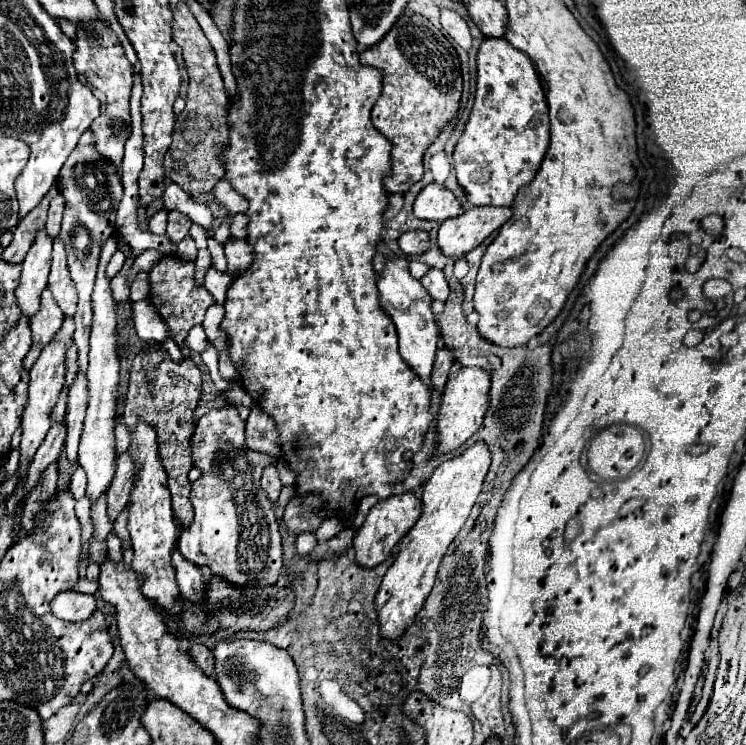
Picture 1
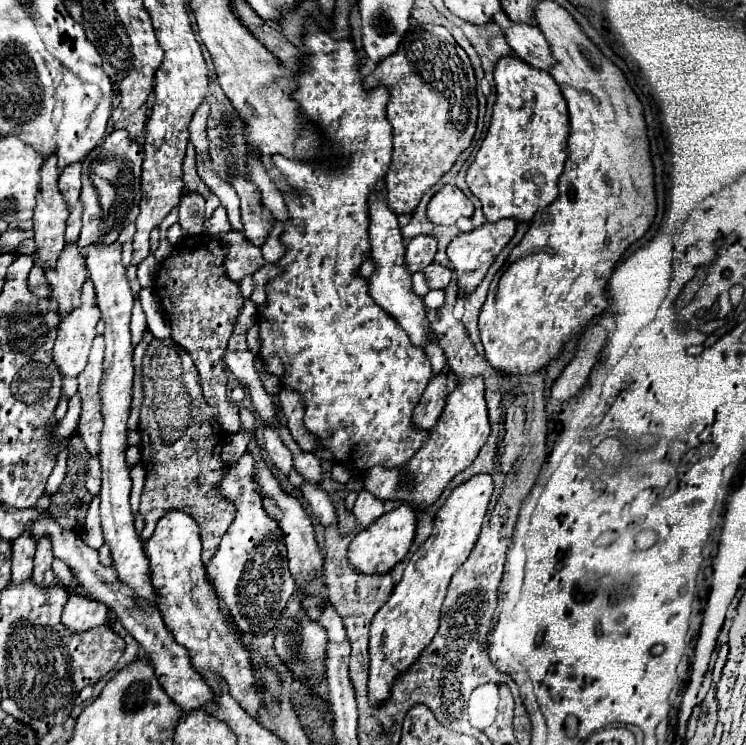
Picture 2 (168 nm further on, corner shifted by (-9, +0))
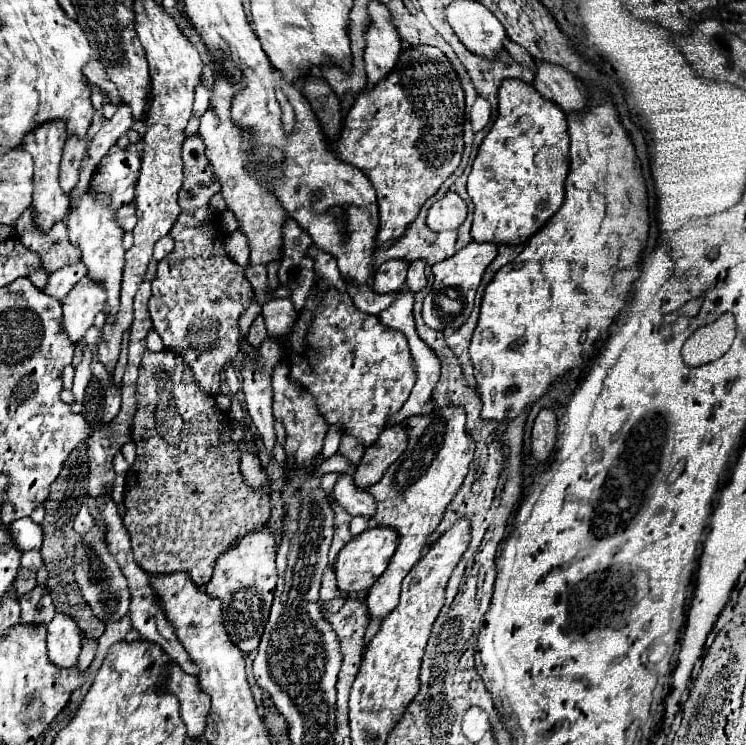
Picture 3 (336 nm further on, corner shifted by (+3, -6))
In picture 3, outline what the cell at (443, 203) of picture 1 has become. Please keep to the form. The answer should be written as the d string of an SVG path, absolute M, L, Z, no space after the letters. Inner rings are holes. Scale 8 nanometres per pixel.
M448 191L440 201L436 201L430 211L428 211L428 227L432 231L446 231L446 229L458 229L462 221L466 219L468 205L466 201L458 195Z

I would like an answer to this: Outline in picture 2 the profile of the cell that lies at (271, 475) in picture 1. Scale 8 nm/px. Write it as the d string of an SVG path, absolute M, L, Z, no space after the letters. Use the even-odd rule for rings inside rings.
M264 427L264 449L266 449L274 469L278 469L284 477L288 477L292 471L292 455L272 427Z

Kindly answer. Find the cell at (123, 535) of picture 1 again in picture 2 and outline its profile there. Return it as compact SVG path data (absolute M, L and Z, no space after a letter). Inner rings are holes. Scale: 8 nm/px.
M152 339L146 347L144 355L144 365L142 365L142 385L144 385L144 403L140 411L140 455L142 455L142 465L146 469L146 483L142 489L142 499L140 499L140 515L144 517L144 531L140 535L142 541L148 541L152 535L156 521L170 509L180 509L188 513L196 525L200 527L200 537L202 537L202 561L206 563L218 549L218 543L228 529L228 525L234 519L236 507L232 501L220 497L216 493L216 481L220 481L226 463L220 459L220 451L226 443L226 433L220 429L212 407L204 401L202 397L202 387L200 387L200 377L198 371L186 353L184 347L178 347L172 339Z

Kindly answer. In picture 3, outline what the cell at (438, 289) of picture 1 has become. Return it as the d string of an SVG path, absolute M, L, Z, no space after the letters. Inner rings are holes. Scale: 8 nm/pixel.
M416 259L416 261L412 261L410 267L408 267L408 277L406 277L406 281L408 281L408 285L410 285L410 289L412 289L414 293L420 291L420 289L426 285L424 267L426 267L426 261L424 261L424 259Z

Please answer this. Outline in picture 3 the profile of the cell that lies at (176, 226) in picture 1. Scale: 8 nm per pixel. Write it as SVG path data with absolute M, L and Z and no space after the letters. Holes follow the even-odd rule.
M200 133L190 135L182 147L184 159L184 185L180 191L180 207L182 211L194 211L210 201L212 195L220 193L220 183L212 179L212 171L208 171L208 157L204 155L204 141Z

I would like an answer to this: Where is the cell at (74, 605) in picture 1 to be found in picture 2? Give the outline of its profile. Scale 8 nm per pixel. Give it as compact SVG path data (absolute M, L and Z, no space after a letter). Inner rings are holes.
M72 593L68 597L68 603L64 605L62 611L62 623L74 633L94 629L98 625L104 625L106 621L108 621L108 607L78 593Z

